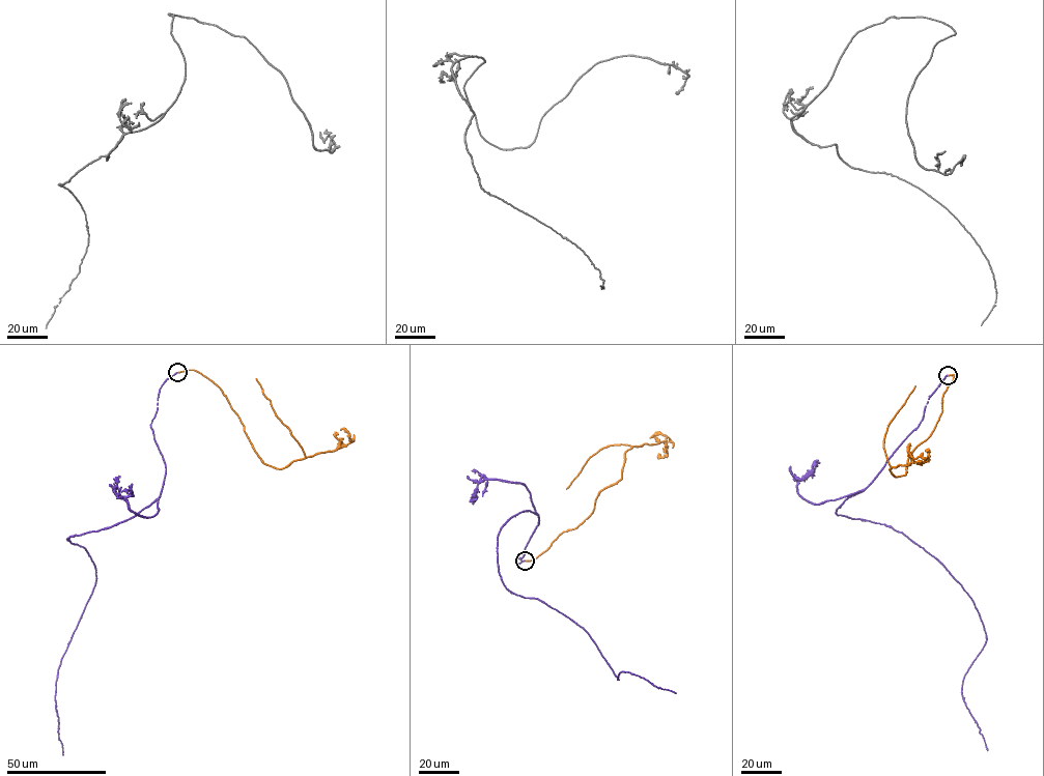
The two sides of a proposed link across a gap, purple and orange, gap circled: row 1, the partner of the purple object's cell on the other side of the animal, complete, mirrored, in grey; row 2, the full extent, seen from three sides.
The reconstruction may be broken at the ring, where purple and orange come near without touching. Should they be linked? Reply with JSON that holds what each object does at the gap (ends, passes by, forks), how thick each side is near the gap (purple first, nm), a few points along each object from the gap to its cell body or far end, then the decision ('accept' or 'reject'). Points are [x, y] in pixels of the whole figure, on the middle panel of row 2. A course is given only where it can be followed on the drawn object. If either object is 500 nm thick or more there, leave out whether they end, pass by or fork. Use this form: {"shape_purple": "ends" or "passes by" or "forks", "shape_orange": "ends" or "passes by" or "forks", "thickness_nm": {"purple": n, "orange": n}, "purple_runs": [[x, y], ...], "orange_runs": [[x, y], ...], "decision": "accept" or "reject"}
{"shape_purple": "ends", "shape_orange": "ends", "thickness_nm": {"purple": 200, "orange": 260}, "purple_runs": [[524, 561], [539, 520], [530, 511], [497, 539], [505, 586], [582, 627], [618, 680], [676, 693]], "orange_runs": [[525, 561], [537, 557], [589, 517], [600, 491], [621, 478], [631, 447], [602, 448], [566, 489]], "decision": "accept"}

